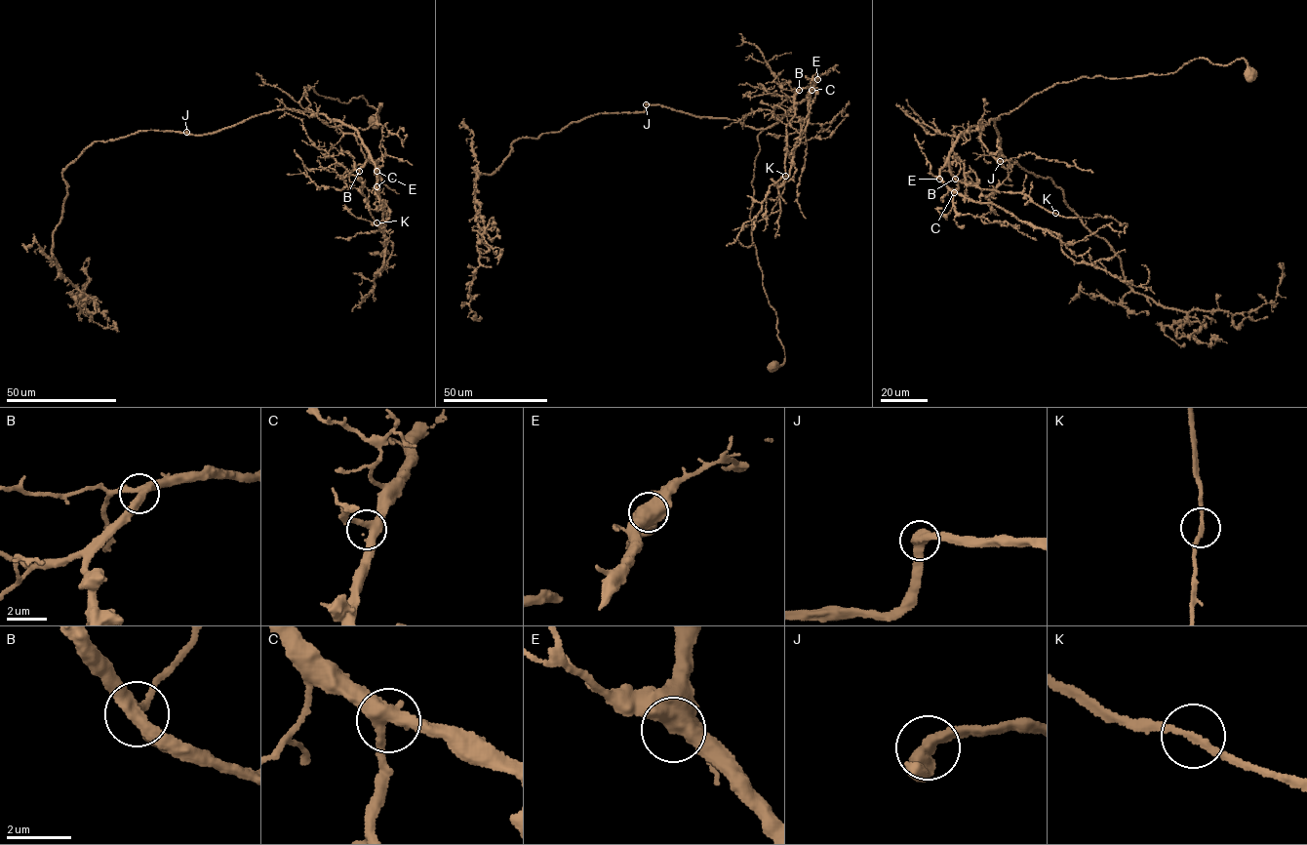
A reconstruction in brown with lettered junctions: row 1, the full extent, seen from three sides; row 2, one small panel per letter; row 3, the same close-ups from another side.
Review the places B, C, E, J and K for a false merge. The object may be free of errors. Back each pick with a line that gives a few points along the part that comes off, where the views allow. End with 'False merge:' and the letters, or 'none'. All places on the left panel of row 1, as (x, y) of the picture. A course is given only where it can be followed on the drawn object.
False merge: none

